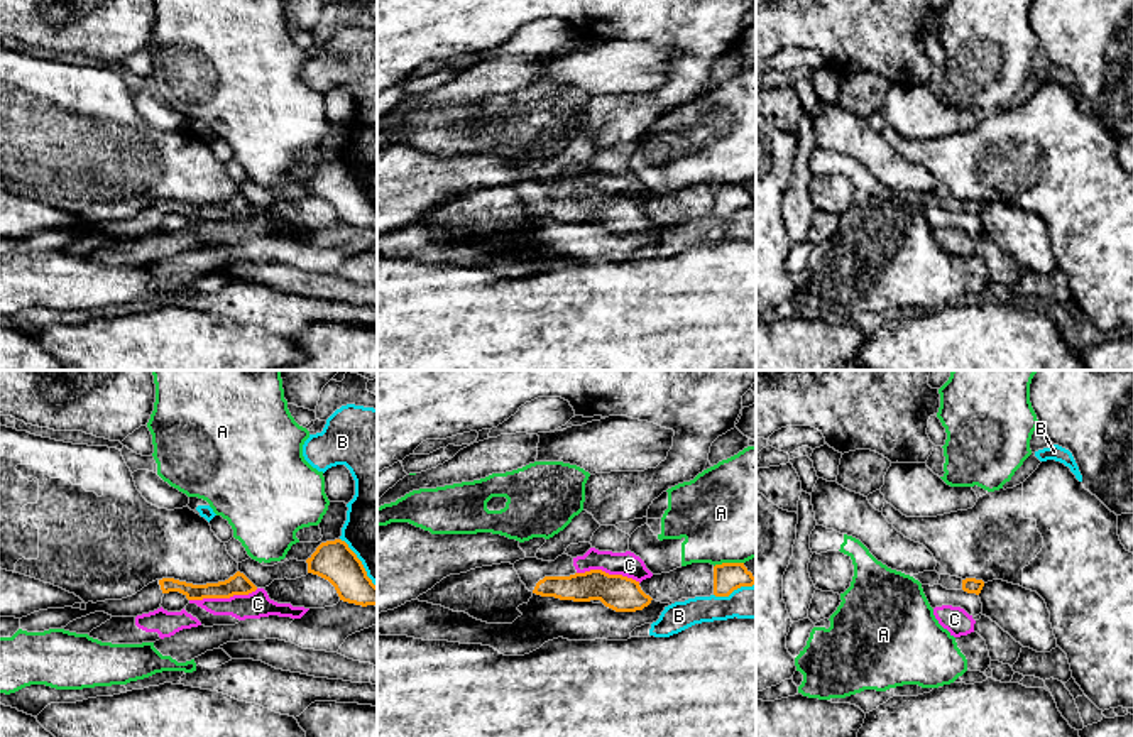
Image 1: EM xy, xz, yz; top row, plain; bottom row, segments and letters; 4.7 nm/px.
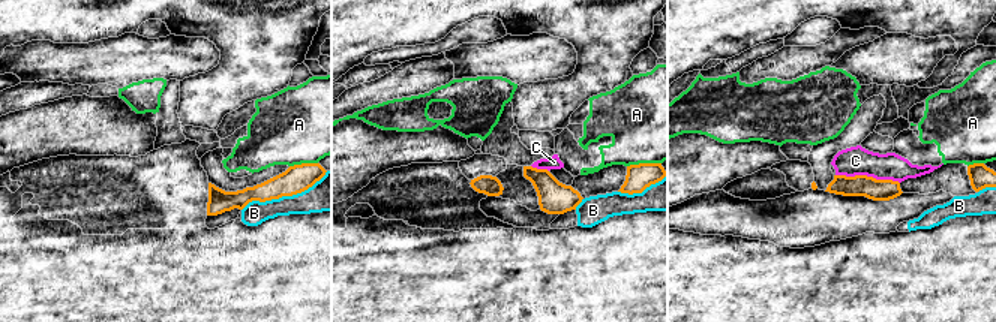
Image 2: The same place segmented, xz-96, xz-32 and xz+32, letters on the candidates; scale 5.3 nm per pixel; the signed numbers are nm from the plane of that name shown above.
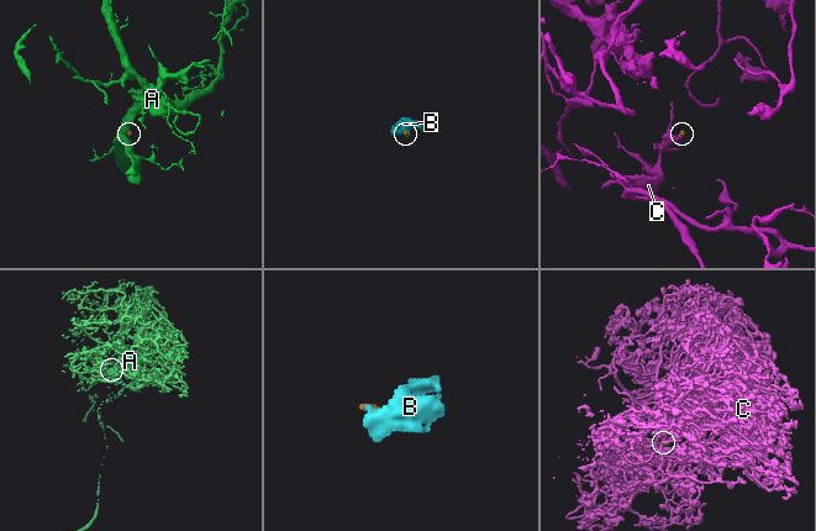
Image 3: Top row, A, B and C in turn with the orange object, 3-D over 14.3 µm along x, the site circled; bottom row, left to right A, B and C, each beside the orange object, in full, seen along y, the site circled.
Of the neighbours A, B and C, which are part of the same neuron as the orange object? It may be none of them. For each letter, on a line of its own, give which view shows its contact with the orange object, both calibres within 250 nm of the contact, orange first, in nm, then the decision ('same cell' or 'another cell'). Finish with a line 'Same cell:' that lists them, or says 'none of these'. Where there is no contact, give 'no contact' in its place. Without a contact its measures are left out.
A: meets orange in xz; 140 nm thick on the orange side, 480 nm on the other; another cell
B: meets orange in xy; 190 nm thick on the orange side, 300 nm on the other; another cell
C: meets orange in xy; 100 nm thick on the orange side, 130 nm on the other; another cell
Same cell: none of these

